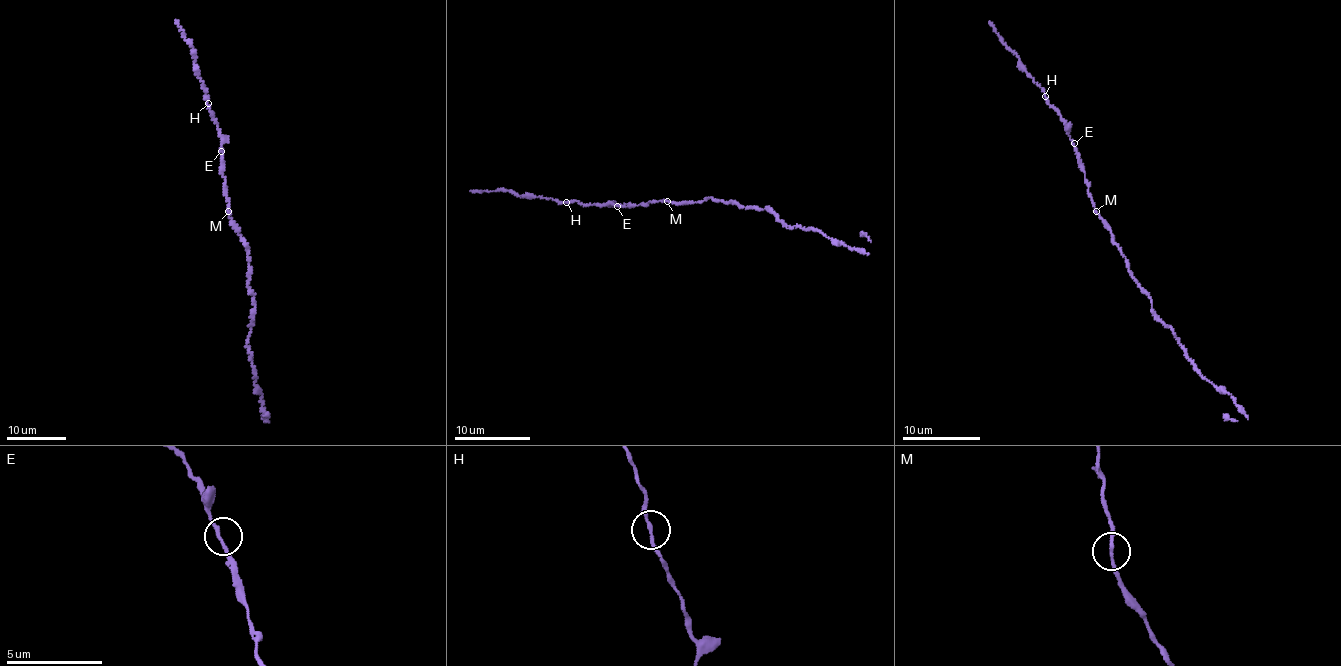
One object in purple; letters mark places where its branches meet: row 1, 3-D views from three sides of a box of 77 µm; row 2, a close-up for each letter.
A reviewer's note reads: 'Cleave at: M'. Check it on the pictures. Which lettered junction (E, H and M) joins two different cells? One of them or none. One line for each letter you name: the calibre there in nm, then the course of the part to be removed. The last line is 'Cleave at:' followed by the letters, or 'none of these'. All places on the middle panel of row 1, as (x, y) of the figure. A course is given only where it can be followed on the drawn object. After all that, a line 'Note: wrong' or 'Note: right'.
M: 180 nm thick; foreign part runs (666, 201), (710, 197), (767, 207), (786, 224), (811, 227), (865, 250), (868, 237), (860, 232)
Cleave at: M
Note: right

